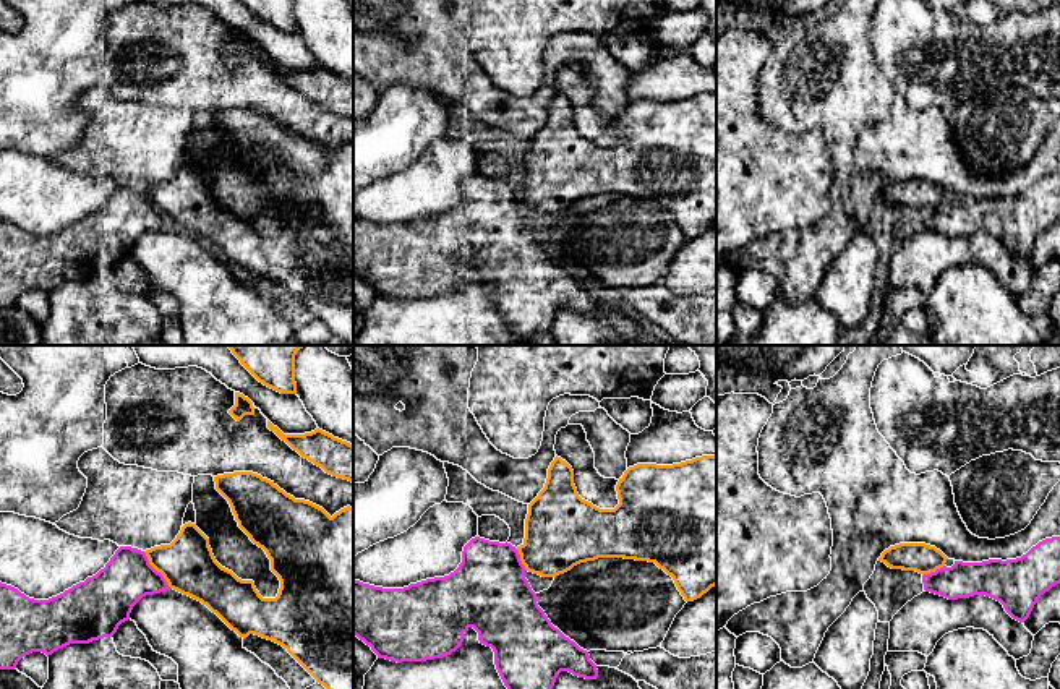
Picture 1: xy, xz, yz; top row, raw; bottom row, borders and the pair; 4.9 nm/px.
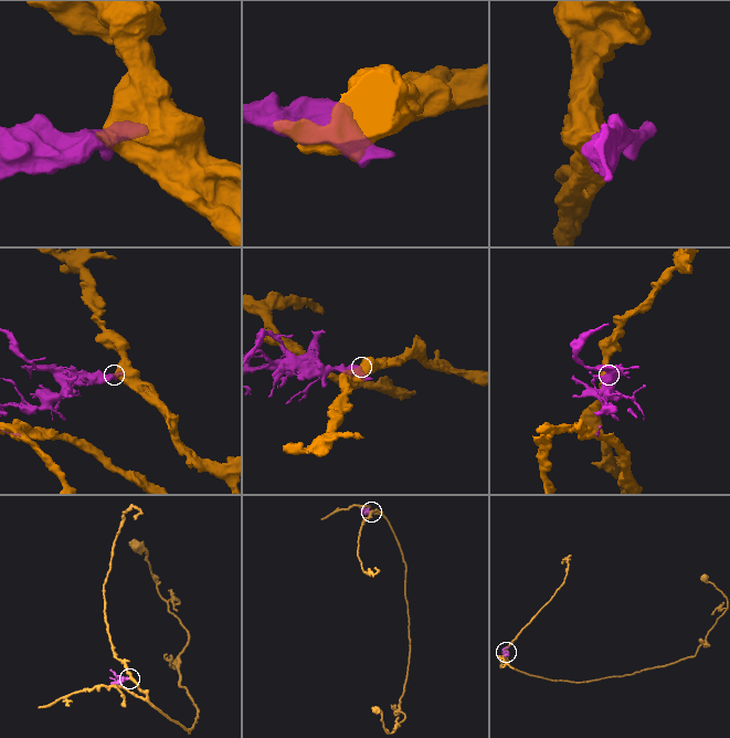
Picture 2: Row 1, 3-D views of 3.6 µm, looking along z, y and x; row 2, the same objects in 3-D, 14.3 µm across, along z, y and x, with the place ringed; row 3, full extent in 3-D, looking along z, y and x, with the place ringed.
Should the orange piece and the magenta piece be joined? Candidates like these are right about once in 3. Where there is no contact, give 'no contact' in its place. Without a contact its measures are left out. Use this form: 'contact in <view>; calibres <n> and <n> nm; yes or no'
contact in xy; calibres 260 and 240 nm; no

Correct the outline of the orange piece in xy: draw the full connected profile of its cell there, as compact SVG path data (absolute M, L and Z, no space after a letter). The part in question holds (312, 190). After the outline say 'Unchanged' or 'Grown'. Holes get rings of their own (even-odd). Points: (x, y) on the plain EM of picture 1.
M253 109L224 110L214 113L214 118L216 126L229 138L238 164L271 196L271 208L280 217L277 233L263 235L253 217L241 217L222 204L212 191L209 175L191 159L182 164L170 182L146 186L149 201L164 212L170 225L206 242L240 274L254 271L282 282L332 336L353 345L353 144L347 143L331 154L323 144L295 136Z. Unchanged

